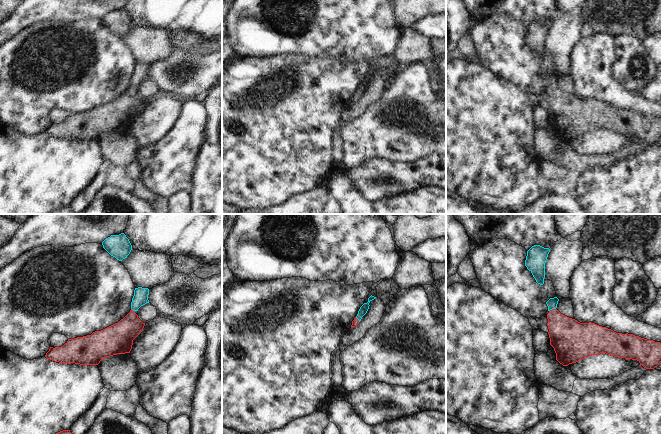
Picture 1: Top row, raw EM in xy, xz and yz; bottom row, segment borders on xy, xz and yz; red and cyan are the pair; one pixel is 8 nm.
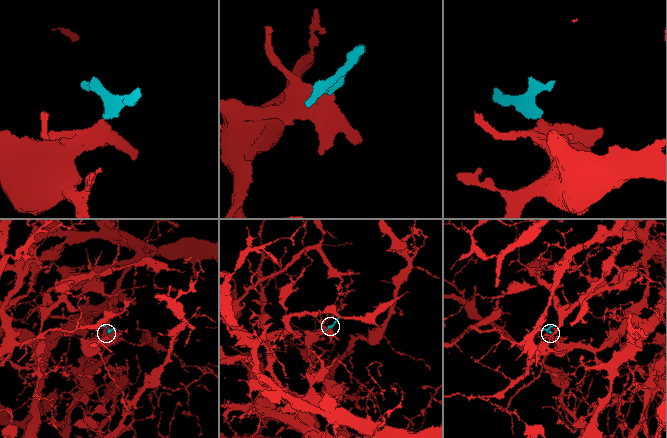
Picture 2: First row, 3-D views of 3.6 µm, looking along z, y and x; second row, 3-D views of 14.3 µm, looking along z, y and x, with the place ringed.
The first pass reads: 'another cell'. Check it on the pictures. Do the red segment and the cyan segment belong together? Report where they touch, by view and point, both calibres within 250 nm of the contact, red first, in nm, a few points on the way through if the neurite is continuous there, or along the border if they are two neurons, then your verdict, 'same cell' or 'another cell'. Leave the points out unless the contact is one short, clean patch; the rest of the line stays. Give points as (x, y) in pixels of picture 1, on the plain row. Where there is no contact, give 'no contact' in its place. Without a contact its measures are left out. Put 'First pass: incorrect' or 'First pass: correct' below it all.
meets red in yz at (552, 85); 280 nm thick on the red side, 80 nm on the other; runs through yz (567, 112), (556, 97), (552, 85), (552, 79); same cell
First pass: incorrect

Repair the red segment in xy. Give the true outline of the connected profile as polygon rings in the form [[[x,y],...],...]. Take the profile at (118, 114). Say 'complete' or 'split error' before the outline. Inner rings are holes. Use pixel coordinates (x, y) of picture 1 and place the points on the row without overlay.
split error | [[[135,64],[131,86],[118,99],[91,111],[68,115],[61,123],[50,123],[45,133],[59,139],[98,141],[107,133],[130,129],[133,116],[145,102],[135,88],[149,79],[148,71],[148,64]]]

